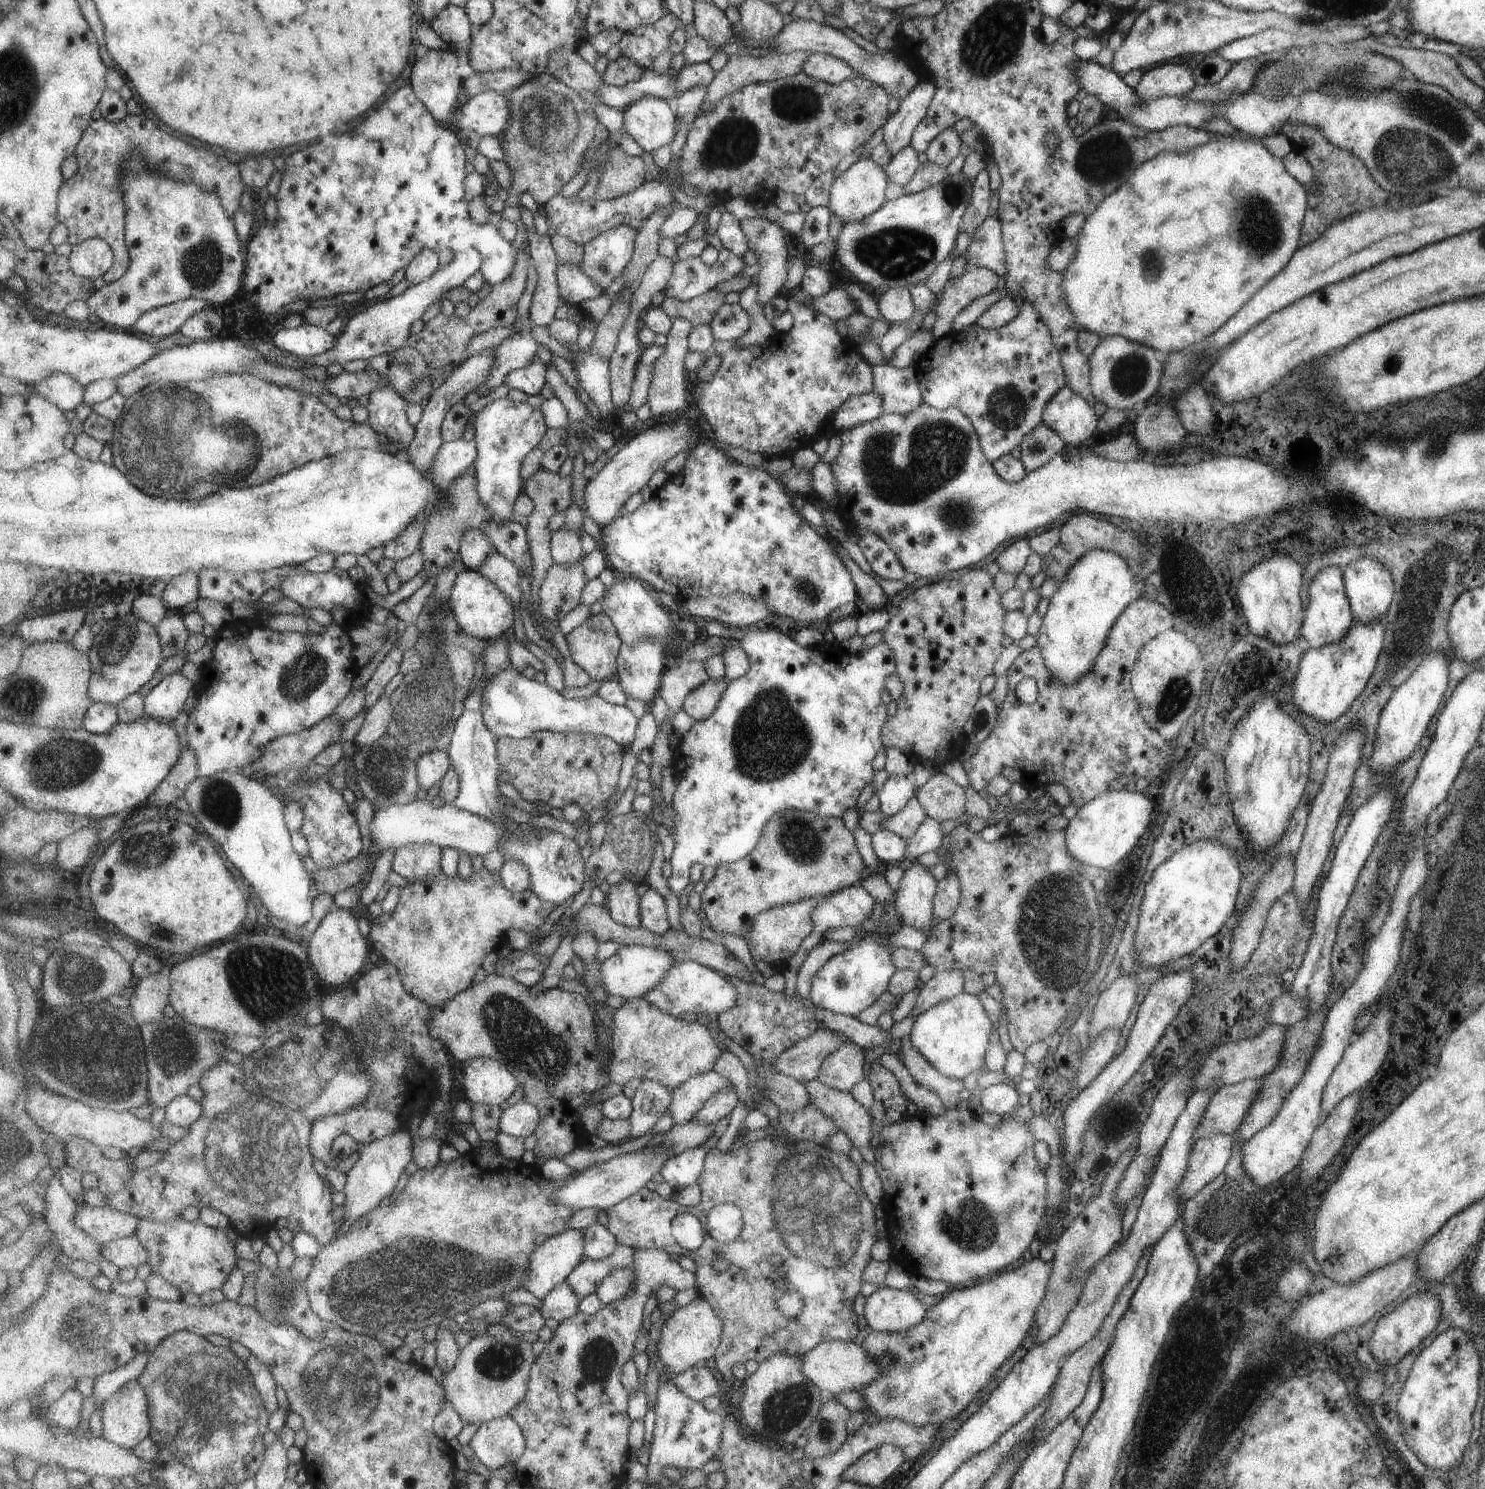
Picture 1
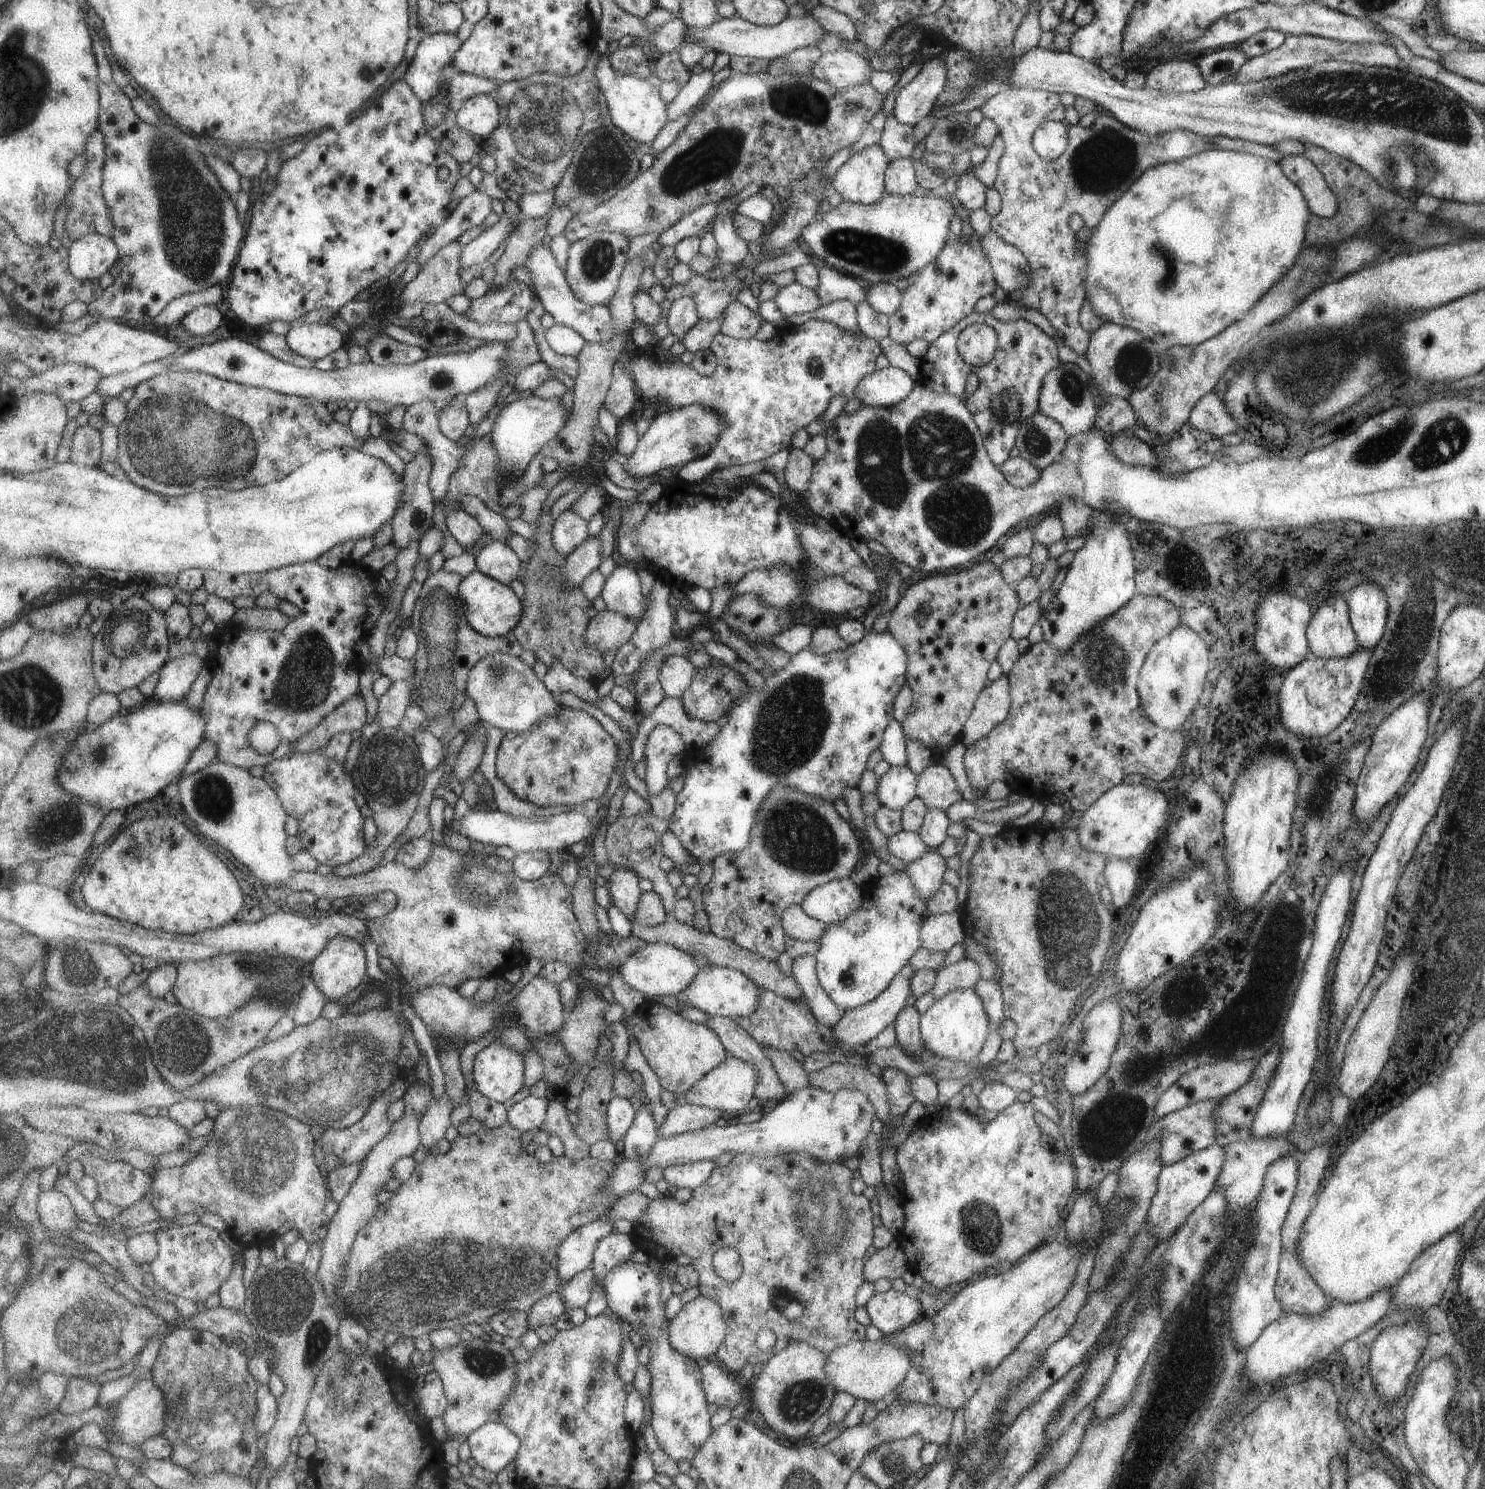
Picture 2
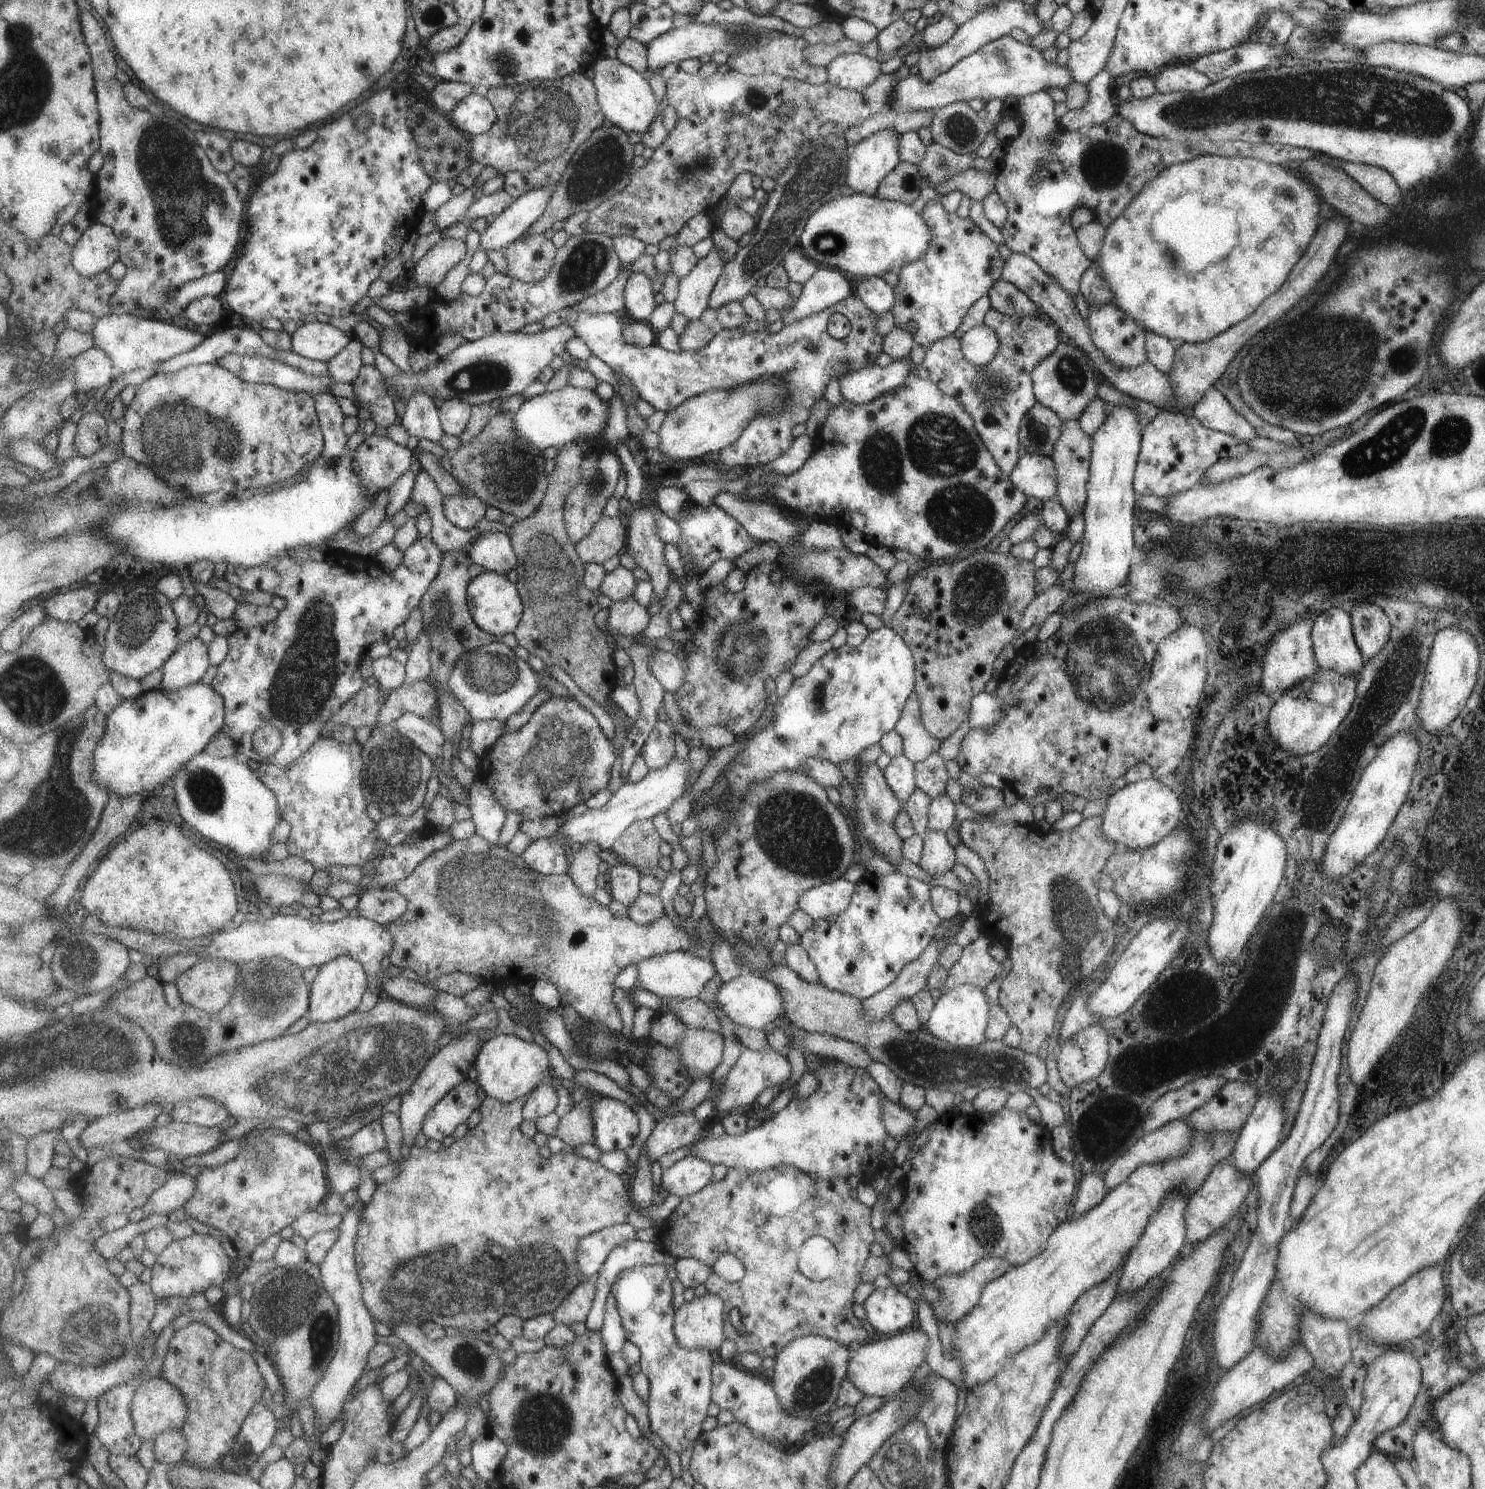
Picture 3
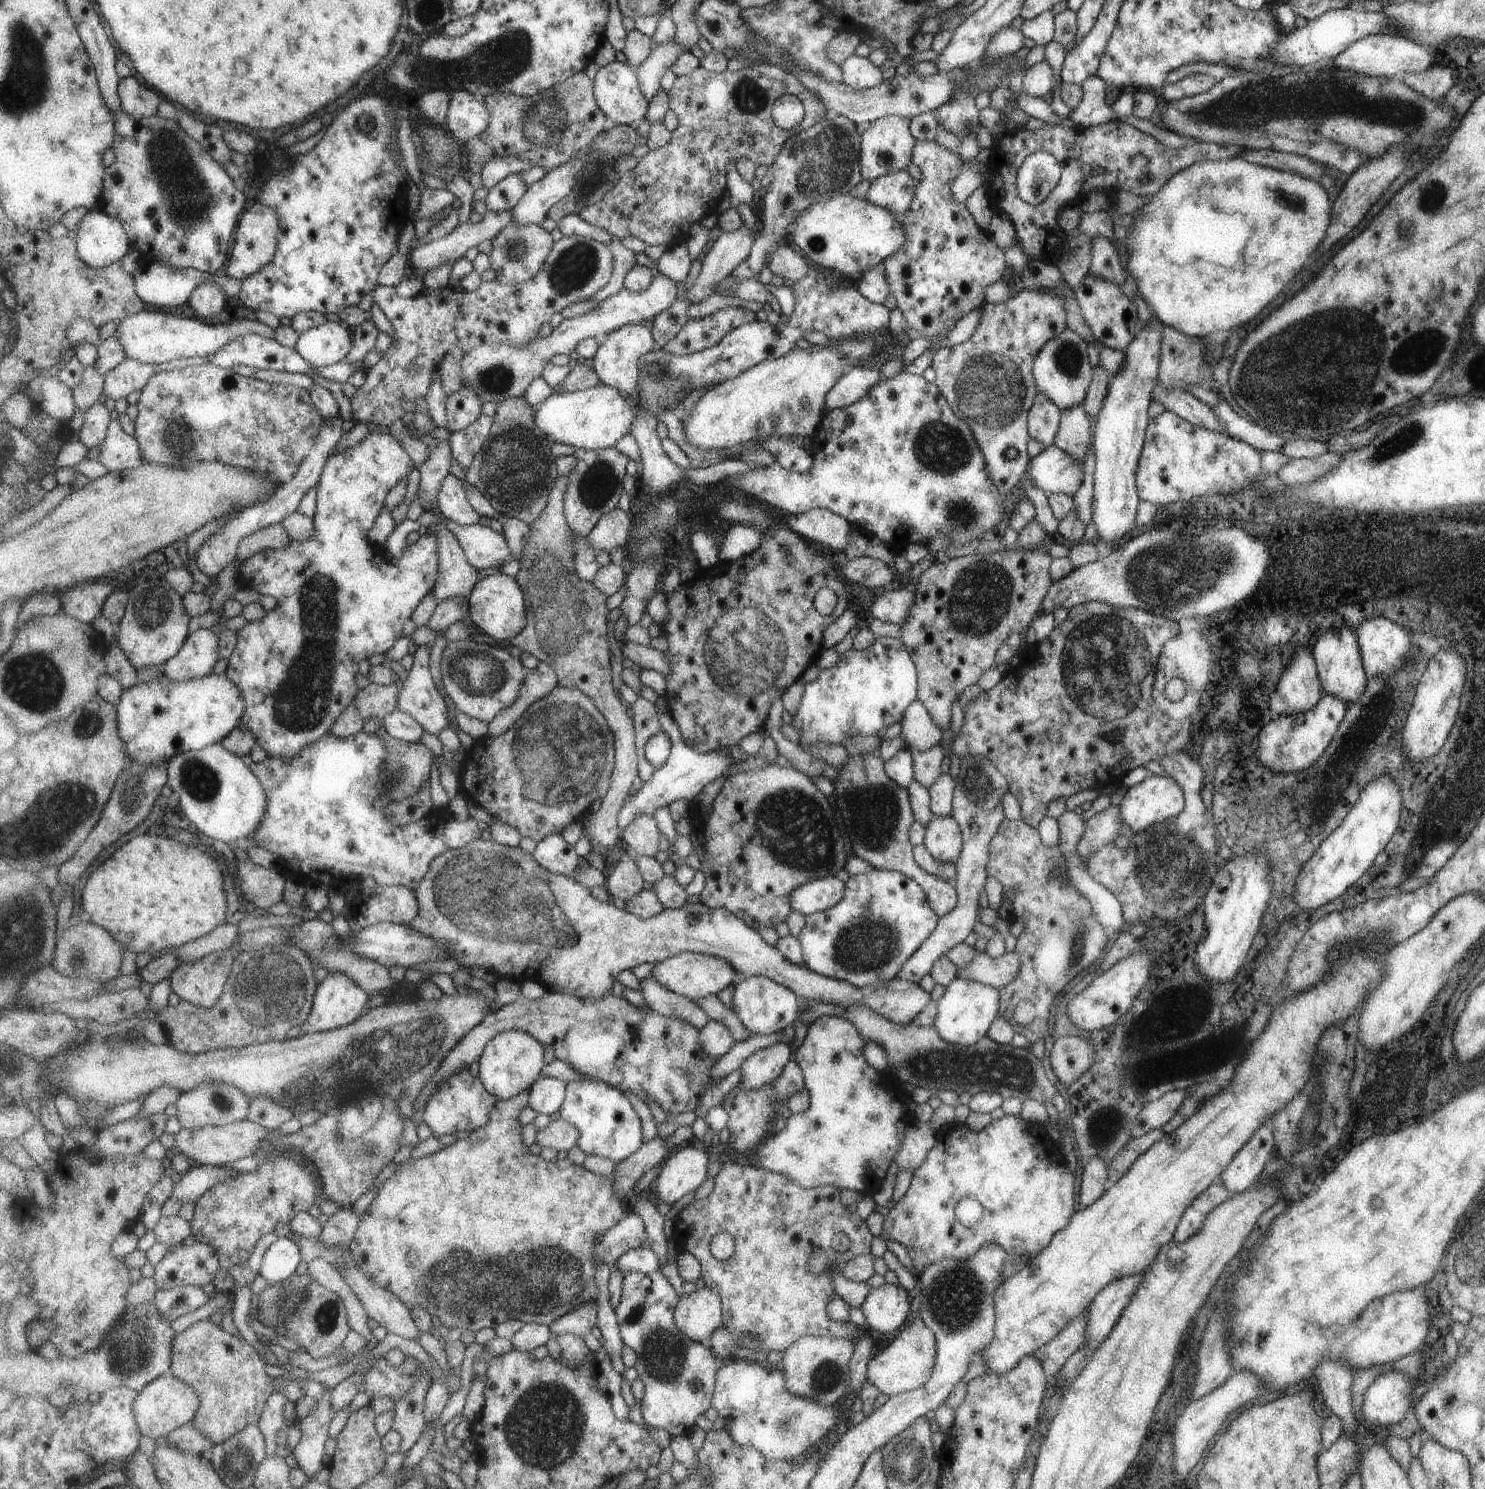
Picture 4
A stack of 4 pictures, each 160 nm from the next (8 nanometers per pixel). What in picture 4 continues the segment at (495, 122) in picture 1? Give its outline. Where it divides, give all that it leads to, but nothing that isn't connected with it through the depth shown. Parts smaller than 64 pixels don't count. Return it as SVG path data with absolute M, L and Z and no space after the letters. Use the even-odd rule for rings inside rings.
M454 91L451 94L445 126L455 138L467 144L490 125L490 110L485 99L469 91Z

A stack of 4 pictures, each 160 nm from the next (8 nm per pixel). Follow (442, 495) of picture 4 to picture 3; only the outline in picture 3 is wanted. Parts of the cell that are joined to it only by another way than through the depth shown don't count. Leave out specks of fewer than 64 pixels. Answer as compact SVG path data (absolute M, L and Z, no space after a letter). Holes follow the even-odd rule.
M449 495L444 497L447 518L459 528L471 531L485 518L488 504L477 496Z

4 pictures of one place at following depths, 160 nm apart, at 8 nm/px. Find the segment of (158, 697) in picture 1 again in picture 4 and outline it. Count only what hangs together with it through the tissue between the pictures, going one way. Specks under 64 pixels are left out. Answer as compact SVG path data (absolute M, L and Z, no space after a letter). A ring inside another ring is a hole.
M210 629L193 631L183 648L163 664L162 671L171 681L186 681L211 674L219 662L220 635Z

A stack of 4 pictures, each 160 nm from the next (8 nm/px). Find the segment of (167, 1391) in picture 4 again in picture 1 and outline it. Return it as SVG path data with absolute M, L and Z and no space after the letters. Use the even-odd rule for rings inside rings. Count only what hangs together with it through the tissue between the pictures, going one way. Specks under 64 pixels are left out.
M141 1379L130 1380L121 1390L112 1394L104 1403L101 1415L103 1417L103 1437L118 1445L134 1449L145 1438L152 1435L153 1423L150 1418L150 1401L146 1387Z

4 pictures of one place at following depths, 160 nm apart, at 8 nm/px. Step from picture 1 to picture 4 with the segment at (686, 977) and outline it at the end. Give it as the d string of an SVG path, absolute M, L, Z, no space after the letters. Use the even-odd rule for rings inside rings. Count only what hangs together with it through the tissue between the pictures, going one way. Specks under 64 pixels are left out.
M766 976L742 977L735 985L732 1008L753 1035L772 1035L781 1032L795 1018L799 1018L801 1013L795 995L794 991Z

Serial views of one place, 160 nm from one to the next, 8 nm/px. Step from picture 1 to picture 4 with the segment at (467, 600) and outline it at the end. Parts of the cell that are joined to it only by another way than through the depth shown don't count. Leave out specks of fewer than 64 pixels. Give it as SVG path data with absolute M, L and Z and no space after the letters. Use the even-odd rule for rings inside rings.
M497 573L477 581L469 598L470 614L477 628L493 638L509 642L528 625L526 594L516 577Z

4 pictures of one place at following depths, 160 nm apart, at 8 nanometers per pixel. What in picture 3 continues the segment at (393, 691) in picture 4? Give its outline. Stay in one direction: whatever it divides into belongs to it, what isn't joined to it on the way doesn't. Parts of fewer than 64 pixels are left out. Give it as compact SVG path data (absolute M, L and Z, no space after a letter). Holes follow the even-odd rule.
M366 684L335 716L332 716L322 732L322 738L327 738L337 725L347 725L354 729L363 726L378 728L380 712L388 698L378 685Z

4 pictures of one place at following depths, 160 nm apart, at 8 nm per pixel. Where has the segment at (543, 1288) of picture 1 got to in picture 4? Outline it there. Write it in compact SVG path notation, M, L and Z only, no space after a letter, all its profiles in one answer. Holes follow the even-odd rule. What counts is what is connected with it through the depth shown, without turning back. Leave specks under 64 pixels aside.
M635 1212L629 1213L617 1226L605 1232L602 1241L595 1245L596 1262L603 1261L613 1267L624 1254L641 1248L647 1237L643 1217Z

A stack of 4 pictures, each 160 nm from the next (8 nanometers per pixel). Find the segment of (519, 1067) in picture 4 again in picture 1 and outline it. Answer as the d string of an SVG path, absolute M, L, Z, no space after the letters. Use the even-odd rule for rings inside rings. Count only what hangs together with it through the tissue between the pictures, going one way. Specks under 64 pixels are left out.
M477 1057L464 1065L464 1096L473 1103L503 1104L517 1090L518 1078L500 1060Z

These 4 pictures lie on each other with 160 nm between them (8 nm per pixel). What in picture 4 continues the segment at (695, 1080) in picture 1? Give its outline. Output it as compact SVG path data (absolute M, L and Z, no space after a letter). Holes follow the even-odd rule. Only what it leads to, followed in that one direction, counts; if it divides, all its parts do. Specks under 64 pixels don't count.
M775 1043L750 1056L741 1068L741 1081L748 1089L756 1089L779 1078L783 1065L792 1058L788 1043Z

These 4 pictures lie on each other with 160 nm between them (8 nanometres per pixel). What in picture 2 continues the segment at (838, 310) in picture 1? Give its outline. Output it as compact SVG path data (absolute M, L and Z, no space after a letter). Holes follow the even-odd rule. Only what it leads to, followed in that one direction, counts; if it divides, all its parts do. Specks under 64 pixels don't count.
M792 282L778 288L778 293L772 298L779 307L779 312L784 317L791 314L801 314L811 312L822 306L813 289Z

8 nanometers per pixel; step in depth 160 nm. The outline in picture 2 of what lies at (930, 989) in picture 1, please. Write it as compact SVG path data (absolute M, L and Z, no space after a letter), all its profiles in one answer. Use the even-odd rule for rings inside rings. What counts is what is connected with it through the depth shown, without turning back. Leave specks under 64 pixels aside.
M963 956L936 971L936 977L929 992L935 1000L954 990L971 989L980 978L977 963Z

